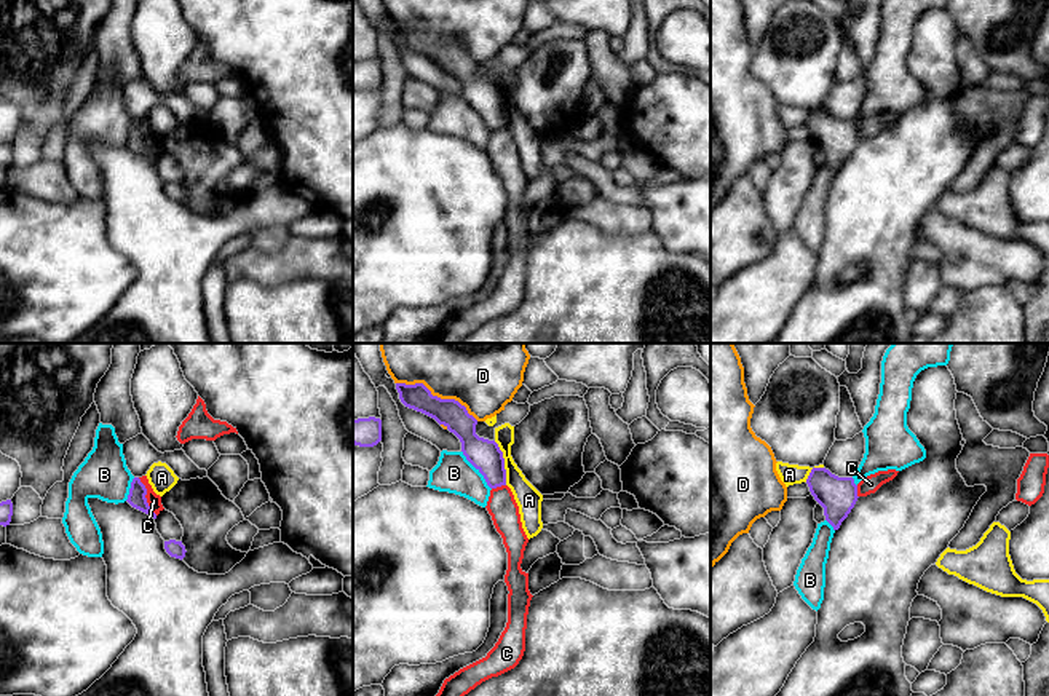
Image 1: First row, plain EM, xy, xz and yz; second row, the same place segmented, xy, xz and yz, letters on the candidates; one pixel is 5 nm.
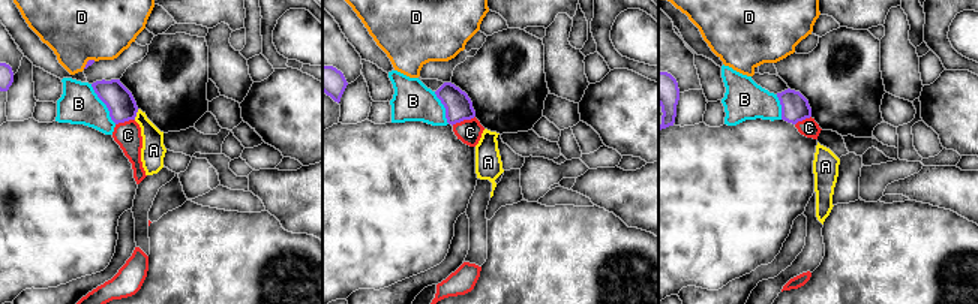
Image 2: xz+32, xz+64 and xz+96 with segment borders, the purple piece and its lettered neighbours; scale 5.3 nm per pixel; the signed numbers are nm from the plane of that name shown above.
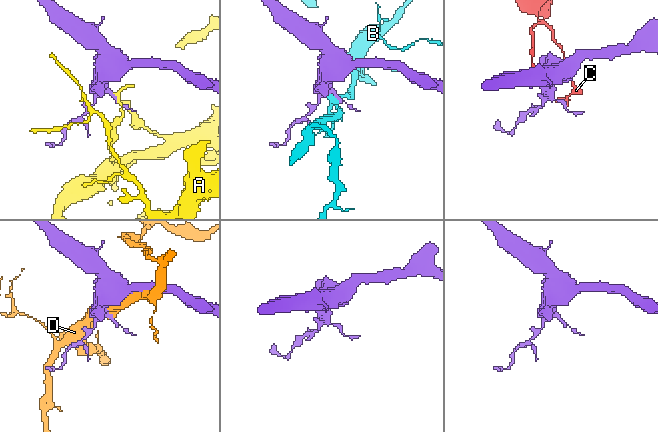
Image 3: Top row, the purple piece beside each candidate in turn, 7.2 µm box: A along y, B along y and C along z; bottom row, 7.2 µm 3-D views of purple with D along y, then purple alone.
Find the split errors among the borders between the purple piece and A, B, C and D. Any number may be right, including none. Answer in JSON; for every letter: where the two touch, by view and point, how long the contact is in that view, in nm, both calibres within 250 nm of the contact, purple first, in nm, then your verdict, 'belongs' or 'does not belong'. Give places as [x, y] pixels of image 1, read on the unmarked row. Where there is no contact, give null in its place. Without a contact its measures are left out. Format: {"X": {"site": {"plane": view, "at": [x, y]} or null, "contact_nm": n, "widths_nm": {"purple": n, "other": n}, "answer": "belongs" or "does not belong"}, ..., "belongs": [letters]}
{"A": {"site": {"plane": "xz", "at": [503, 106]}, "contact_nm": 240, "widths_nm": {"purple": 160, "other": 130}, "answer": "does not belong"}, "B": {"site": {"plane": "xz", "at": [476, 110]}, "contact_nm": 240, "widths_nm": {"purple": 160, "other": 190}, "answer": "does not belong"}, "C": {"site": {"plane": "xy", "at": [144, 139]}, "contact_nm": 220, "widths_nm": {"purple": 90, "other": 70}, "answer": "does not belong"}, "D": {"site": {"plane": "xz", "at": [436, 39]}, "contact_nm": 460, "widths_nm": {"purple": 140, "other": 280}, "answer": "does not belong"}, "belongs": []}

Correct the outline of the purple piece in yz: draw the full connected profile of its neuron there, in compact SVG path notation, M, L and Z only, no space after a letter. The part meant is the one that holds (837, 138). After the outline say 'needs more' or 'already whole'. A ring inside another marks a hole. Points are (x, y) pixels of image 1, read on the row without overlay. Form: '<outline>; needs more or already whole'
M813 110L806 126L814 142L824 150L825 163L838 172L857 144L853 120L838 120L825 110Z; already whole

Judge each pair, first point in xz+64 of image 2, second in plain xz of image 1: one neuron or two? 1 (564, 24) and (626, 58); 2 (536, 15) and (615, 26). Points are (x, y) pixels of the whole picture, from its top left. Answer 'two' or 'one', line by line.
1: two
2: one

